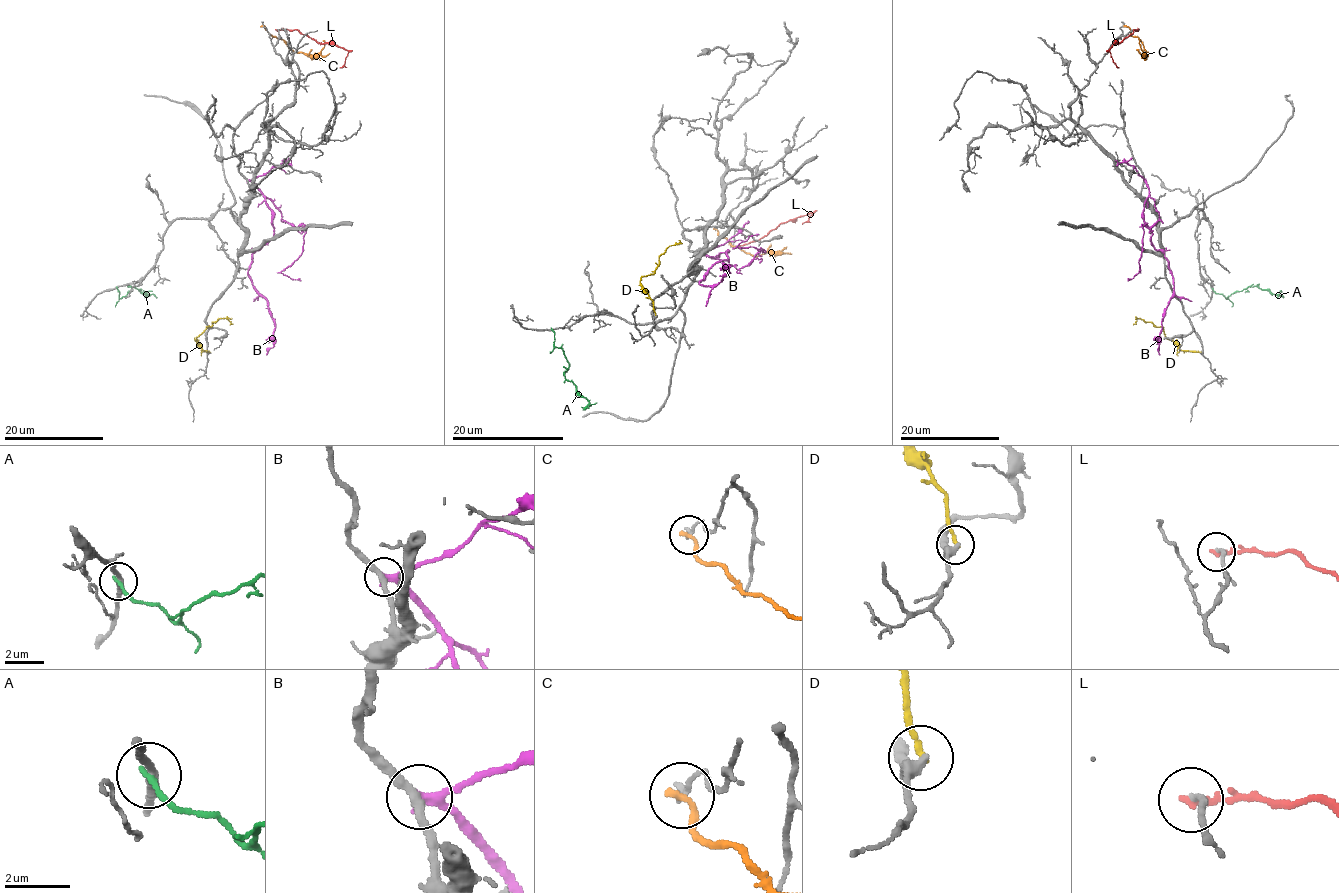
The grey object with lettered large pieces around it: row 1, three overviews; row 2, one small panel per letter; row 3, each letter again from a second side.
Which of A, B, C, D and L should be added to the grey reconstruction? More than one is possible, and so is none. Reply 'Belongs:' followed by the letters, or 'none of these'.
Belongs: none of these

